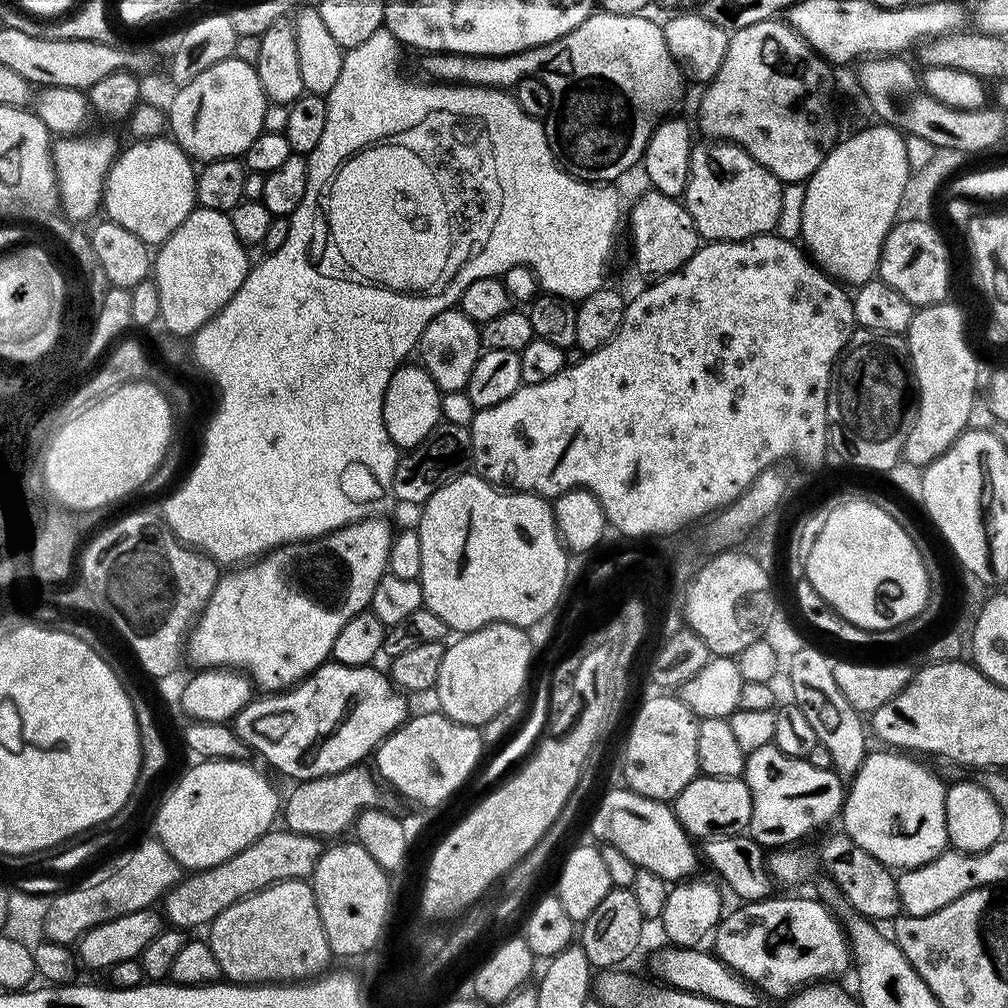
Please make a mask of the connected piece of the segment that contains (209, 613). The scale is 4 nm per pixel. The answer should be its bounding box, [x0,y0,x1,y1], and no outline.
[186,518,394,693]

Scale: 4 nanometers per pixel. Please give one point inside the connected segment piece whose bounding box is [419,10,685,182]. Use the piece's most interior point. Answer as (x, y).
(611, 80)

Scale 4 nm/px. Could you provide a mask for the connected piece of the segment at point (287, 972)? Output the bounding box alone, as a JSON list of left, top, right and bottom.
[207,879,333,984]

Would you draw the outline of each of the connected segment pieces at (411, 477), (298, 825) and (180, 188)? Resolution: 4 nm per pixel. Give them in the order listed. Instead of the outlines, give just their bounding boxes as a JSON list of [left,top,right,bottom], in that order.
[[392,422,472,506],[282,766,381,838],[103,138,197,246]]

